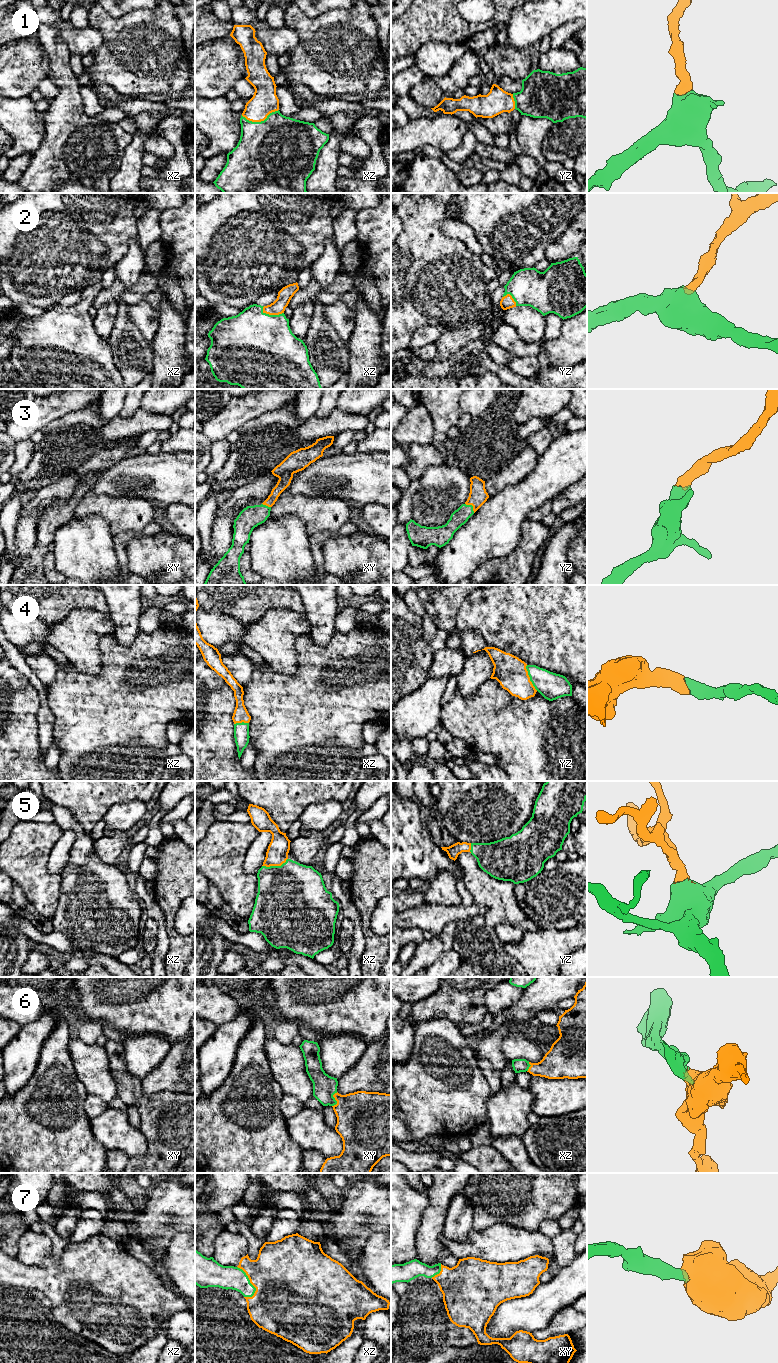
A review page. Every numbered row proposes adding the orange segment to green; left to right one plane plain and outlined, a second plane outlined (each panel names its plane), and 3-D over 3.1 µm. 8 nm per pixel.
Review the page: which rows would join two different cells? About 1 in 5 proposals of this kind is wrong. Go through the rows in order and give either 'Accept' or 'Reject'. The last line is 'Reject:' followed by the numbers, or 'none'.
1: Accept
2: Accept
3: Accept
4: Accept
5: Accept
6: Accept
7: Accept
Reject: none

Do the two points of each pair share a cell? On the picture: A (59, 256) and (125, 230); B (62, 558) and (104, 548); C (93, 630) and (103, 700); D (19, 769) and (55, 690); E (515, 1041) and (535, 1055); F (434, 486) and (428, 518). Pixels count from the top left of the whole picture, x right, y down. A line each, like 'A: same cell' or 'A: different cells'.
A: same cell
B: same cell
C: different cells
D: different cells
E: same cell
F: same cell

